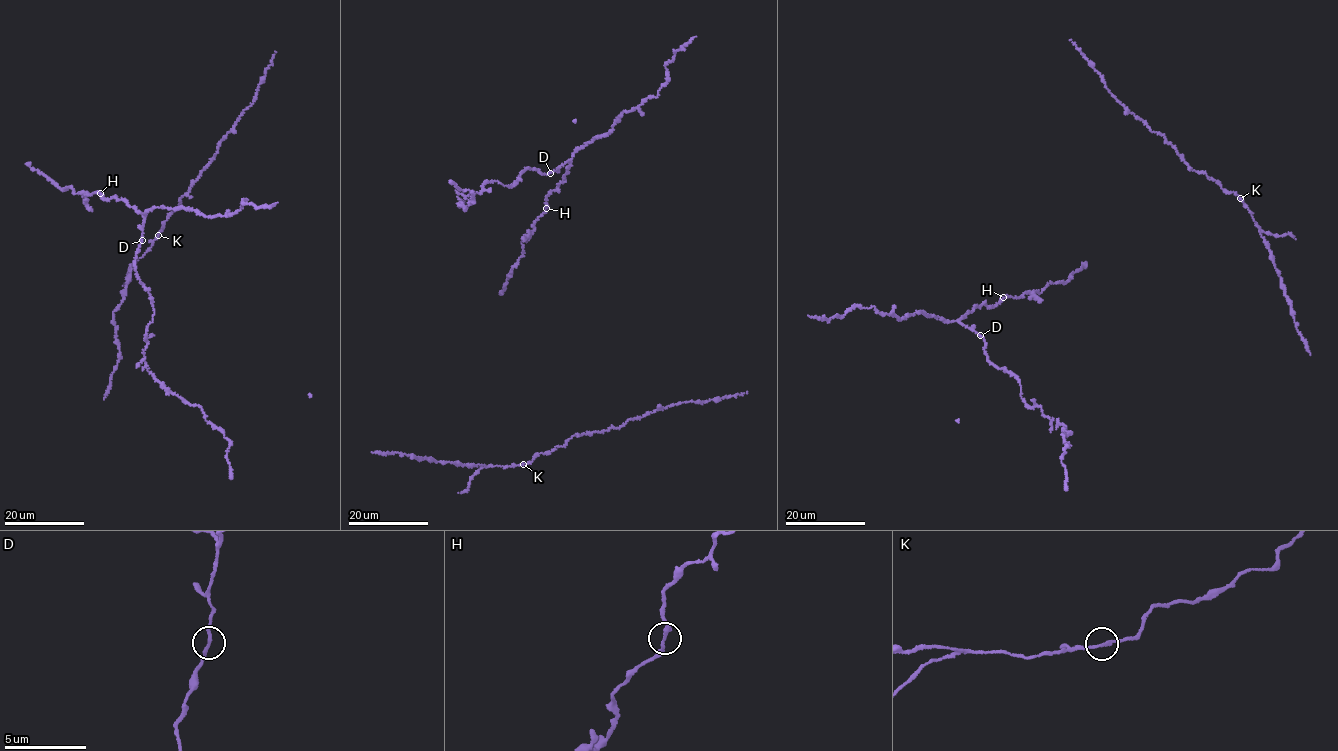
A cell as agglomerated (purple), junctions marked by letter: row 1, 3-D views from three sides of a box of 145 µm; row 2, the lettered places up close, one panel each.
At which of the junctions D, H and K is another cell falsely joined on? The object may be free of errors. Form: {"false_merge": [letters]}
{"false_merge": ["K"]}

